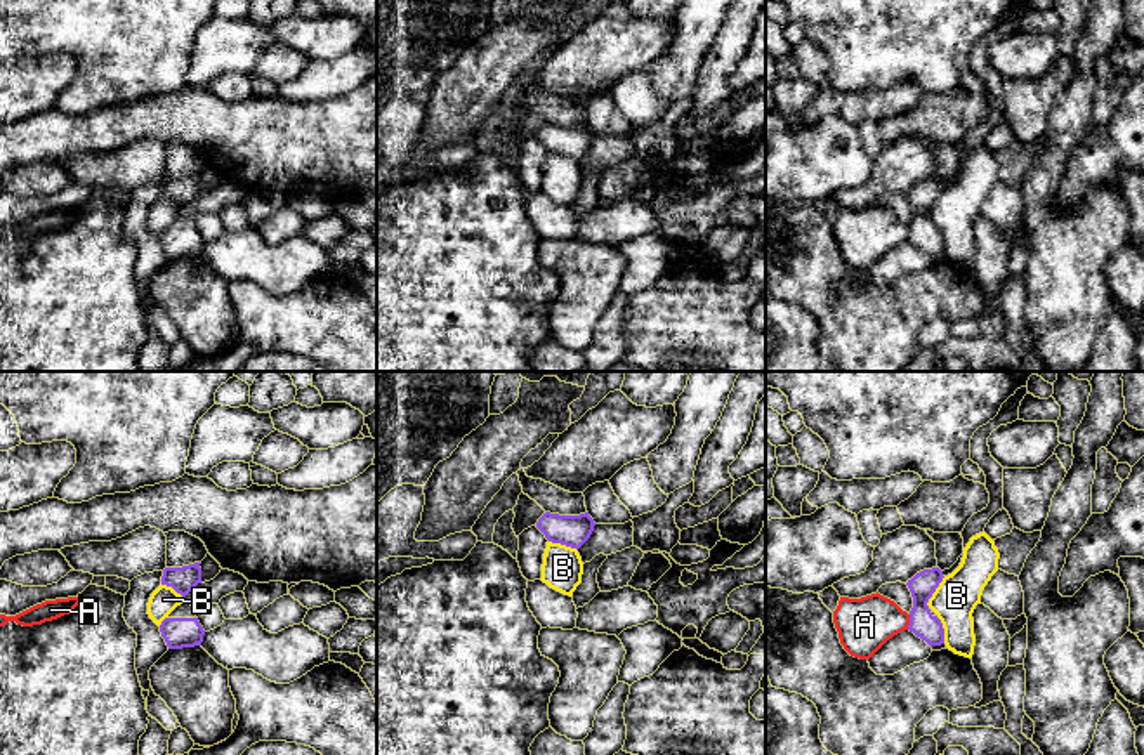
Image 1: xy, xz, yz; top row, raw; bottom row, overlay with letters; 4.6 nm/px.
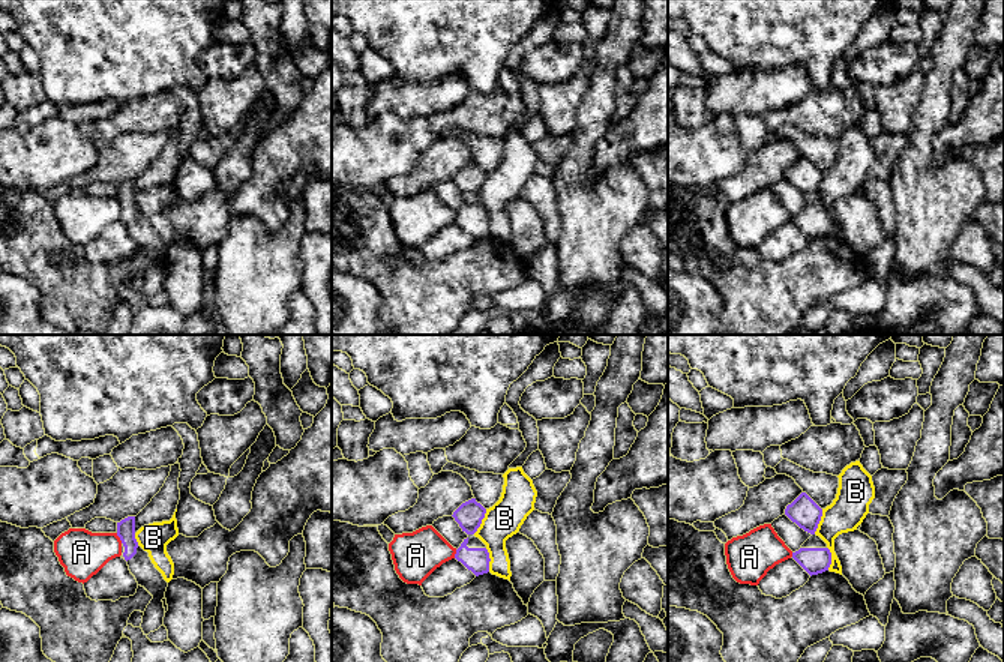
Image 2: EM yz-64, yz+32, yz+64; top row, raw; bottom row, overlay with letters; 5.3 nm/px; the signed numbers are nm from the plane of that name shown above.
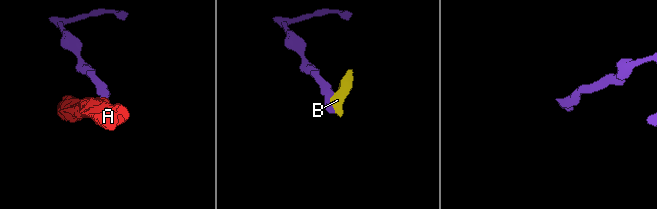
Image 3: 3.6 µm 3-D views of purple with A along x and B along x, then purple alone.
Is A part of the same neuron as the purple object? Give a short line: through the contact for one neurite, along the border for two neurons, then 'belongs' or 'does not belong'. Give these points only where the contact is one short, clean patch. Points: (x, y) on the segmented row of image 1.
line yz (910, 615), (907, 629); does not belong

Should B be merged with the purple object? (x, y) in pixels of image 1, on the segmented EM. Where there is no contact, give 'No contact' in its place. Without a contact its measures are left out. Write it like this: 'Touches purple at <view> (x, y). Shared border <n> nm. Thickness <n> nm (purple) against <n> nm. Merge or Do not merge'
Touches purple at yz (934, 590). Shared border 170 nm. Thickness 120 nm (purple) against 200 nm. Do not merge

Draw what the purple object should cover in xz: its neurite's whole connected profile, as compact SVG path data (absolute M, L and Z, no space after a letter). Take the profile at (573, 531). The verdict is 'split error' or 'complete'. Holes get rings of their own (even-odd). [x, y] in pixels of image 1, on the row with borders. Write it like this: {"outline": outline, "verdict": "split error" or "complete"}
{"outline": "M545 512L536 522L536 528L549 542L576 550L590 538L594 526L595 522L588 512L580 515L559 515Z", "verdict": "complete"}

